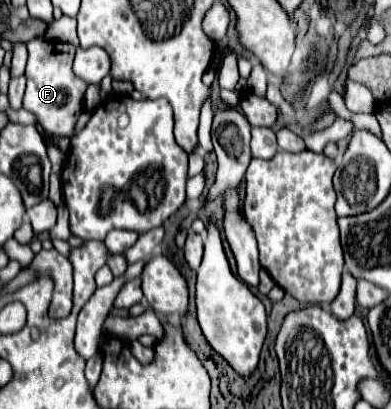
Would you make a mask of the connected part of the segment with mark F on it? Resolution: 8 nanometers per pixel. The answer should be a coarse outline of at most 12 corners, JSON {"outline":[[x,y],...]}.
{"outline":[[28,42],[22,108],[72,136],[86,82],[74,45]]}

